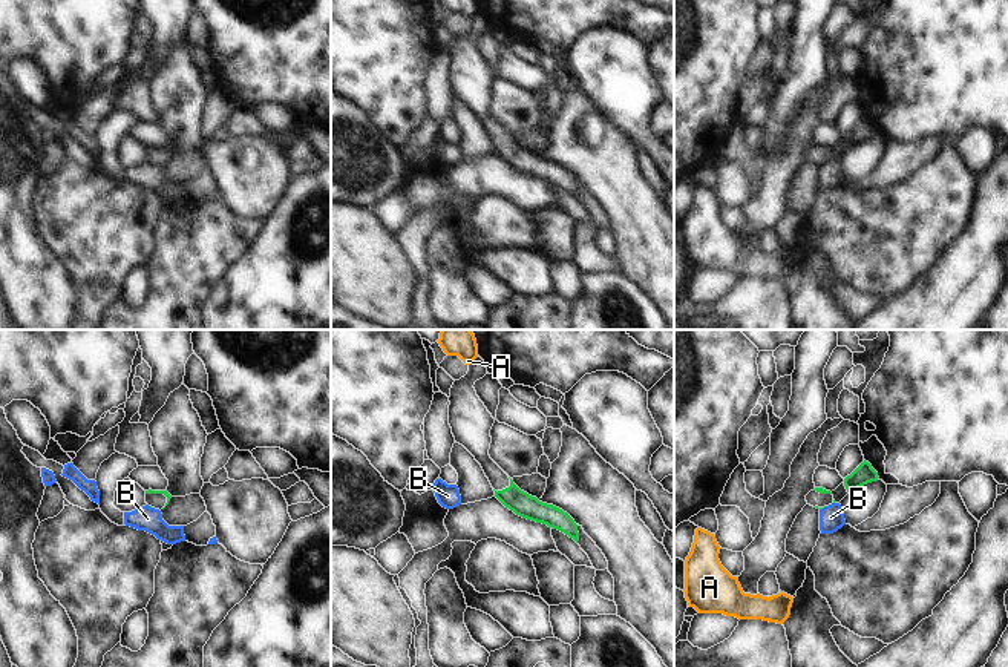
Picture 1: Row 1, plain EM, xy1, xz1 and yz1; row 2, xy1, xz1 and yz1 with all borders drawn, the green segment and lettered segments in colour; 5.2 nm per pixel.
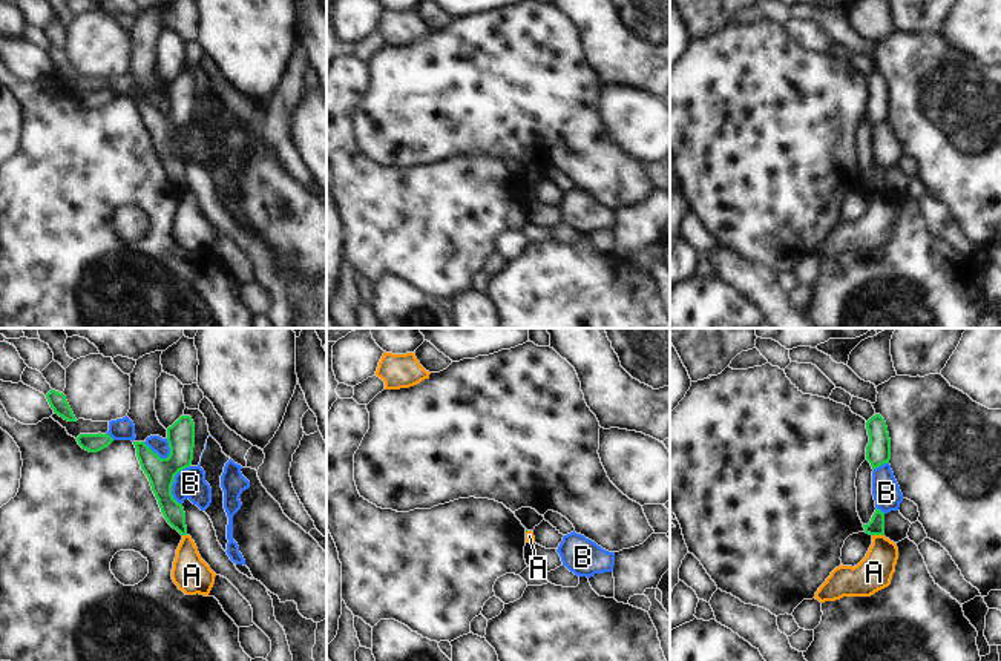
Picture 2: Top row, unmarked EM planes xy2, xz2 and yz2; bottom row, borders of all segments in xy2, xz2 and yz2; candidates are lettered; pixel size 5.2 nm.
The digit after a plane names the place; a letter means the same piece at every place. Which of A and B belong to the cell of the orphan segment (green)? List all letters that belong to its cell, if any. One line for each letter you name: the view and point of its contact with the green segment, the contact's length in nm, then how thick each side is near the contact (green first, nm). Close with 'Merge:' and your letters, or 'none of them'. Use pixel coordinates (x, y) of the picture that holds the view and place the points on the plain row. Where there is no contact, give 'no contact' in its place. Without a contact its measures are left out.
Merge: none of them

